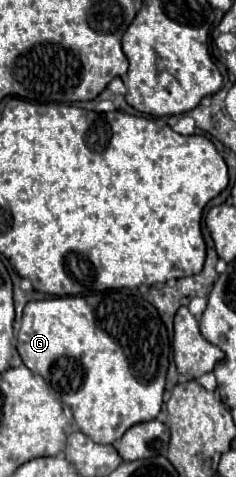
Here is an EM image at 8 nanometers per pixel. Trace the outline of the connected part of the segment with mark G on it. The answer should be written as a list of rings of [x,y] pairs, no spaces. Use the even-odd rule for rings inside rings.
[[[128,290],[48,298],[26,304],[17,350],[24,365],[34,374],[40,374],[52,388],[50,392],[70,406],[80,432],[84,432],[90,440],[96,440],[96,444],[114,446],[116,440],[120,440],[120,436],[132,428],[132,424],[154,420],[162,408],[170,356],[166,326],[150,302],[146,302],[142,296],[130,294]]]

